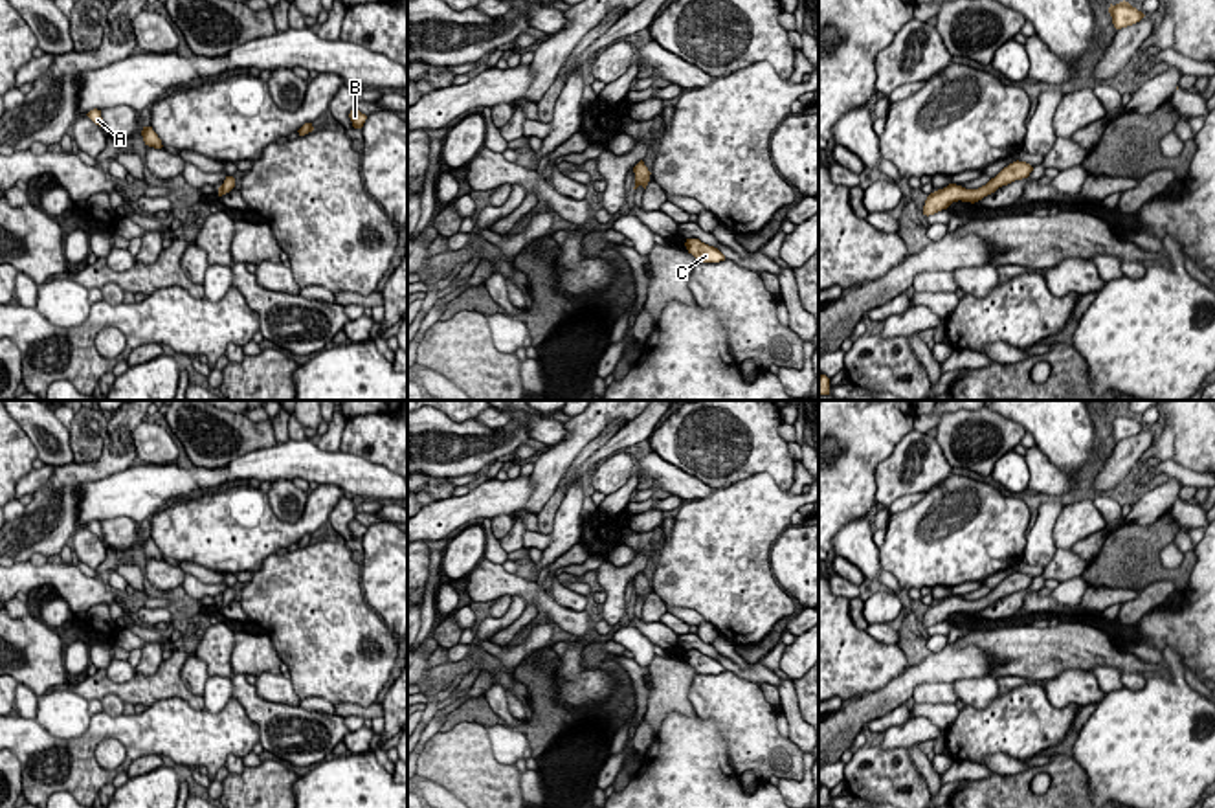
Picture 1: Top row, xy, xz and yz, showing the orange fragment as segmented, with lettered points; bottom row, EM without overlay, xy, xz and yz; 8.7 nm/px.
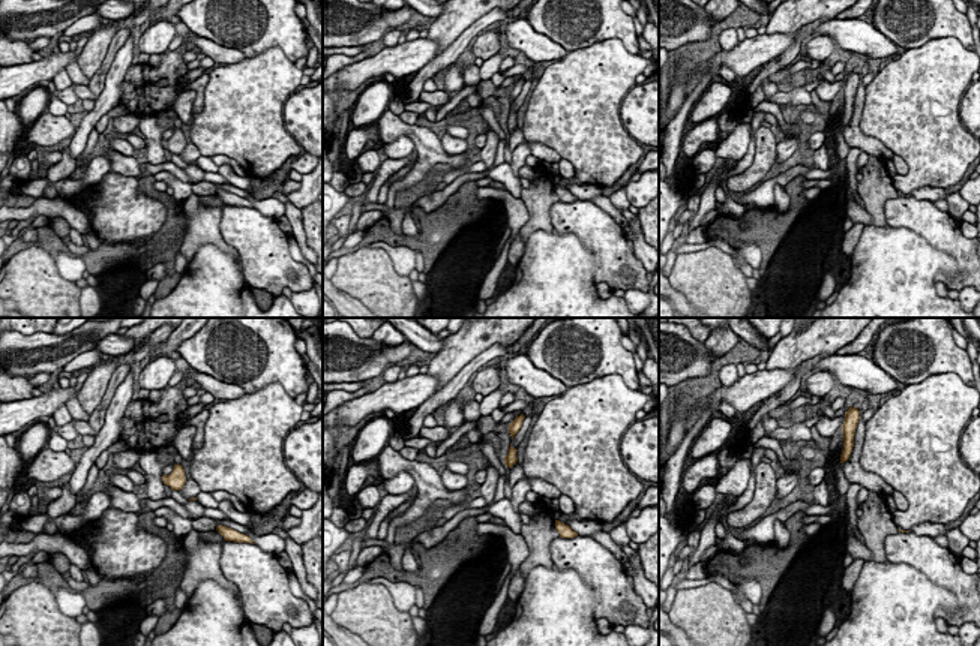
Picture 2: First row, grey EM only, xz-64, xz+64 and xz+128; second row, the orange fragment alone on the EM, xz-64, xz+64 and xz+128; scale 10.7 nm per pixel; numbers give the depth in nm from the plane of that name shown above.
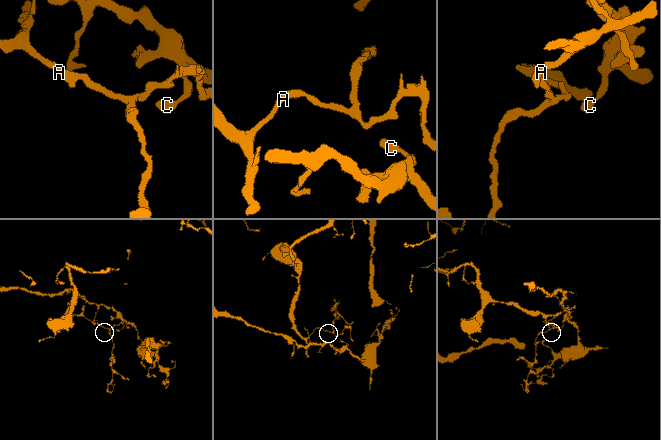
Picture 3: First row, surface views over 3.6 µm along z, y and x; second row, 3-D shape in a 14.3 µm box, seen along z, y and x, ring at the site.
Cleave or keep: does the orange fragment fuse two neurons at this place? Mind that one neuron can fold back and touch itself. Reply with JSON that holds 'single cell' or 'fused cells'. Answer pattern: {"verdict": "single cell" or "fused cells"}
{"verdict": "fused cells"}

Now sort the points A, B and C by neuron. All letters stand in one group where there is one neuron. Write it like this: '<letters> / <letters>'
A / B C

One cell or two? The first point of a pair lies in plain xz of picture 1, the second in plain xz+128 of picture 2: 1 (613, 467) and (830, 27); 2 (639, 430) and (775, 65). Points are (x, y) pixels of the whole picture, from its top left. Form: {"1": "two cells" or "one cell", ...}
{"1": "two cells", "2": "one cell"}

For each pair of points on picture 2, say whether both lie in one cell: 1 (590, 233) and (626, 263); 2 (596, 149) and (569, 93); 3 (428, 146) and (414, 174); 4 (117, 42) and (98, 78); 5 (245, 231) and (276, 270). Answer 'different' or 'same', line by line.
1: same
2: same
3: same
4: same
5: same

